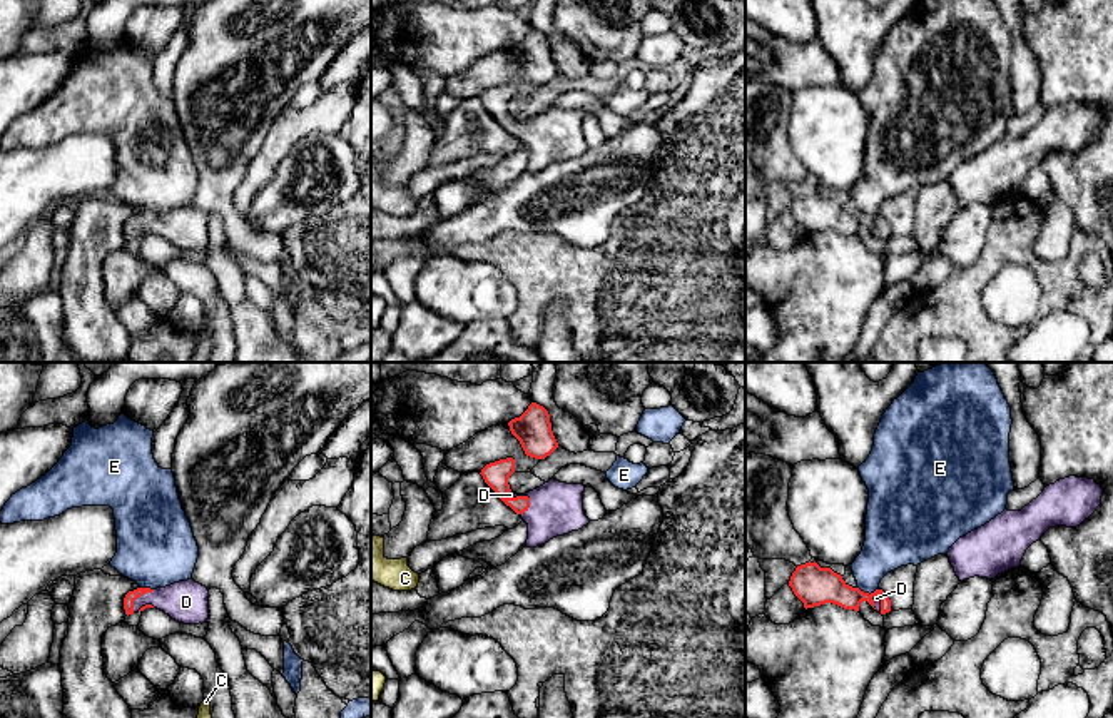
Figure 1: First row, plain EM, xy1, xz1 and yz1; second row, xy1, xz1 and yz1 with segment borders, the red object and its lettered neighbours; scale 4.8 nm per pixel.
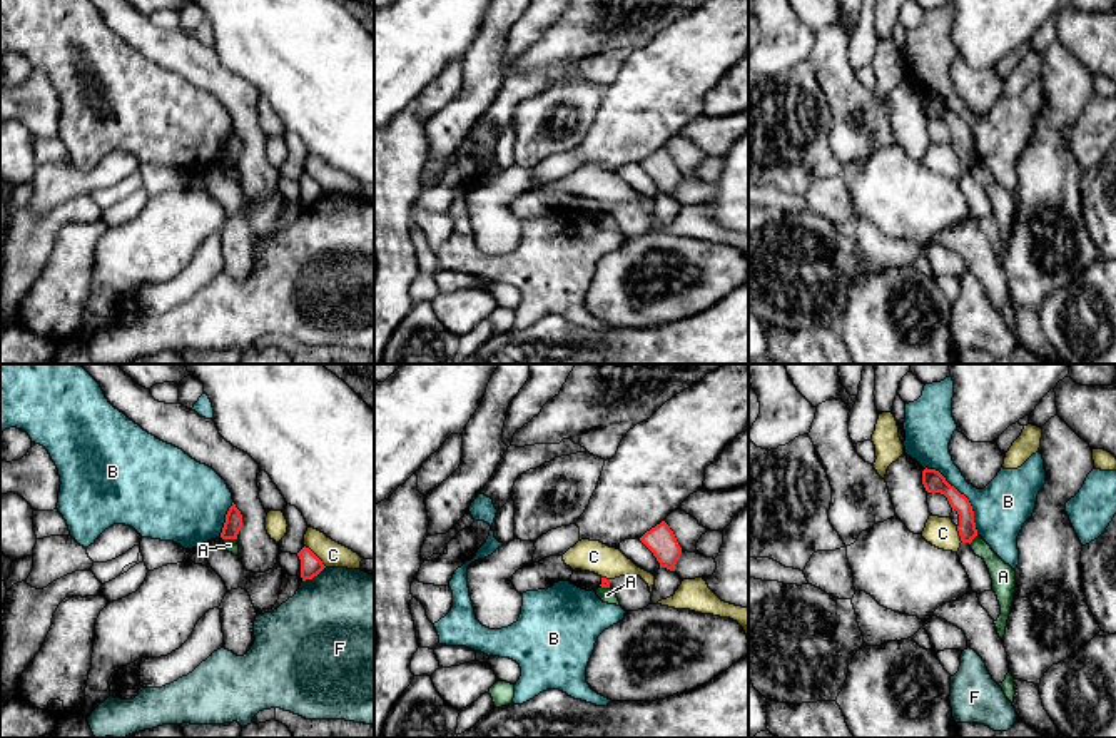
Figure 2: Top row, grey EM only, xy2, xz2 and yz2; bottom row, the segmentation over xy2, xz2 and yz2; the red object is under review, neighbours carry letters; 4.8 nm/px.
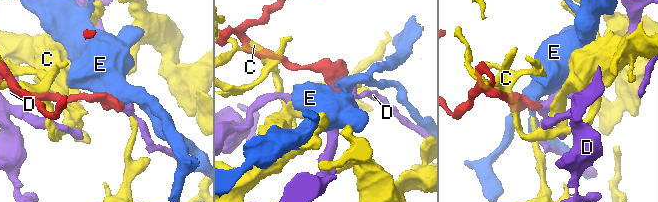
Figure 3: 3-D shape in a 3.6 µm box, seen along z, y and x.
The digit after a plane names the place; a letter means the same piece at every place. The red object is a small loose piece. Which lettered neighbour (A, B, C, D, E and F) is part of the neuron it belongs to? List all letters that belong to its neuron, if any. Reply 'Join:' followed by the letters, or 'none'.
Join: D

